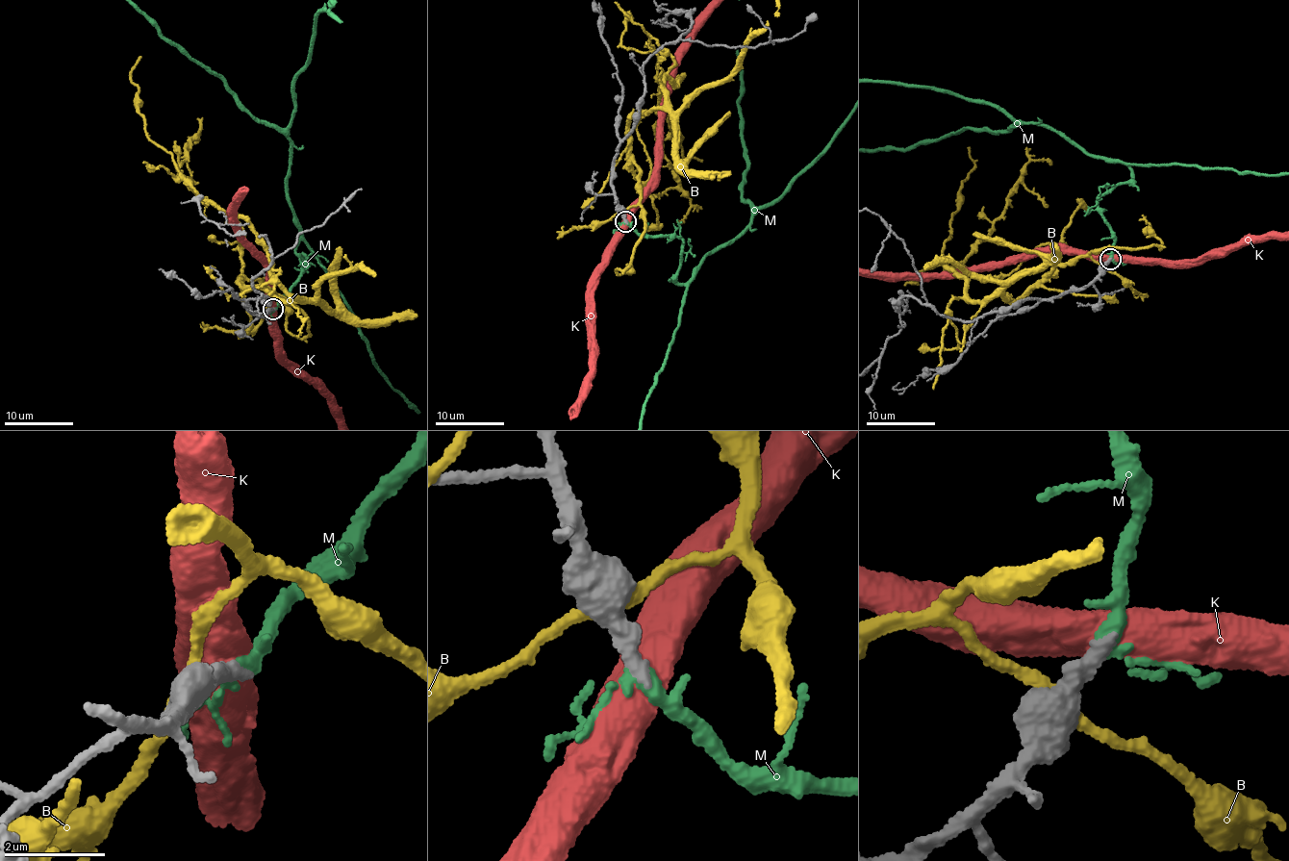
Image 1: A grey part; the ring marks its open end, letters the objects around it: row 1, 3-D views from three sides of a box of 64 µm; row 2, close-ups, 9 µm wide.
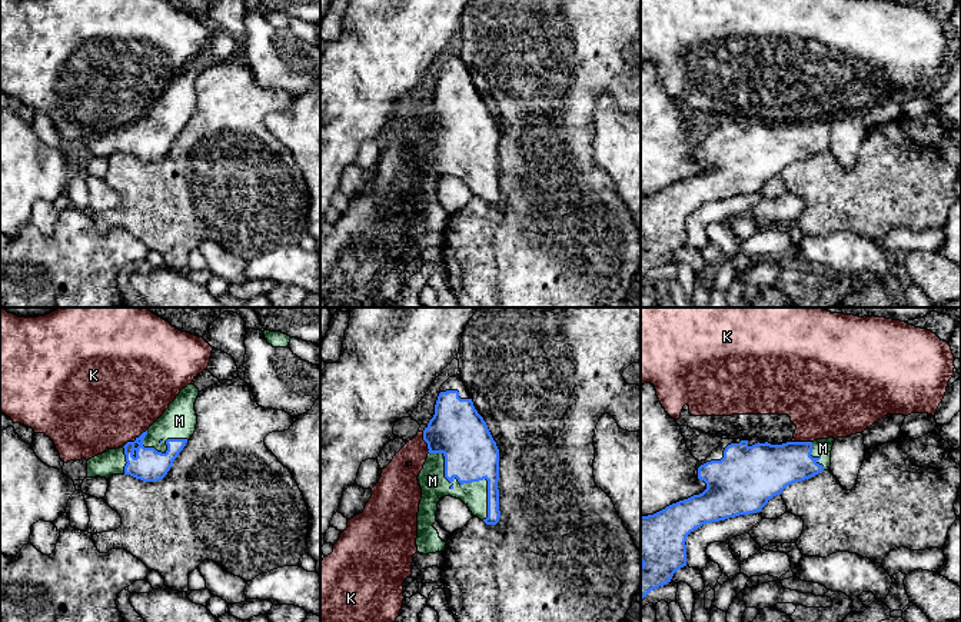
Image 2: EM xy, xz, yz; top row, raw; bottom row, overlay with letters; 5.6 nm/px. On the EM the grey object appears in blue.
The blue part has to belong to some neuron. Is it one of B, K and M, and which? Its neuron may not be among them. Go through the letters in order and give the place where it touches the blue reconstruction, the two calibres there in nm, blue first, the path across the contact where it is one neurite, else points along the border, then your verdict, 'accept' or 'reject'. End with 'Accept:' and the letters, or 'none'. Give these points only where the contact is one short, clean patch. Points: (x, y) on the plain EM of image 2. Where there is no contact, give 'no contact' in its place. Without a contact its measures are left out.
B: no contact; reject
K: meets blue in xy at (135, 120); 190 nm thick on the blue side, 480 nm on the other; reject
M: meets blue in xz at (468, 162); 300 nm thick on the blue side, 150 nm on the other; accept
Accept: M

